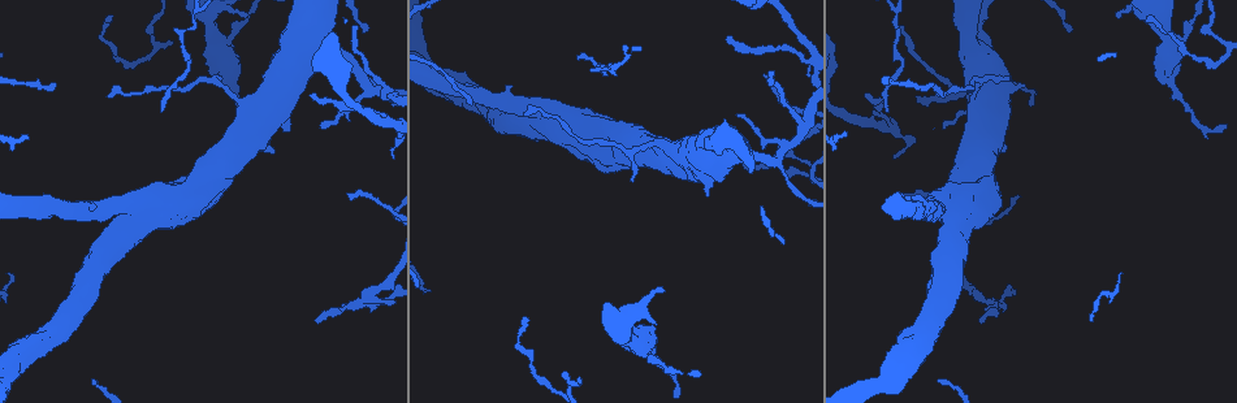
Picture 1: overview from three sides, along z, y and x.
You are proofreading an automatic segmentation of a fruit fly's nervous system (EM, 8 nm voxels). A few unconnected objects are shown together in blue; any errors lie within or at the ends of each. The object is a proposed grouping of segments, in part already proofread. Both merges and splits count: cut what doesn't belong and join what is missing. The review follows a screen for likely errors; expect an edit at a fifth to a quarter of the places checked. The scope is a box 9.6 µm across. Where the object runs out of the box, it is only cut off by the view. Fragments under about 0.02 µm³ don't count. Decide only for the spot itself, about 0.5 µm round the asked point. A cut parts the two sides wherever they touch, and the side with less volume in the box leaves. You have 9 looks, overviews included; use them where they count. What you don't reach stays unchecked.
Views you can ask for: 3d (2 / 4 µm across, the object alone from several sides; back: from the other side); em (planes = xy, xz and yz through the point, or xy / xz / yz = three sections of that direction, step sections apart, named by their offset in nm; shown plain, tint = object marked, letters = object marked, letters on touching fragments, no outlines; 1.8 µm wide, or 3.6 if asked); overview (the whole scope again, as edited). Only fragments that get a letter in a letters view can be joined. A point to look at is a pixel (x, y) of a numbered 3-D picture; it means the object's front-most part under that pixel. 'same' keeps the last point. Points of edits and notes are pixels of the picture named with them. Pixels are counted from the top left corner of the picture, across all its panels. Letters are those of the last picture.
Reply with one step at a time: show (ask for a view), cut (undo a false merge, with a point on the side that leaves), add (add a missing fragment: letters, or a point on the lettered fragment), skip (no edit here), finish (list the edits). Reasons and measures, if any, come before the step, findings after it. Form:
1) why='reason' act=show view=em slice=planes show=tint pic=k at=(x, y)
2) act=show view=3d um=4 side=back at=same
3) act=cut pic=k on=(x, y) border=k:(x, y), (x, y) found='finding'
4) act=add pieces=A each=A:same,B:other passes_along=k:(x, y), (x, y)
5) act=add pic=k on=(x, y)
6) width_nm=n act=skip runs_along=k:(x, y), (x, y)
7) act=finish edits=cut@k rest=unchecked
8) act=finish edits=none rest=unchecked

act=show view=3d um=4 pic=1 at=(558, 127)

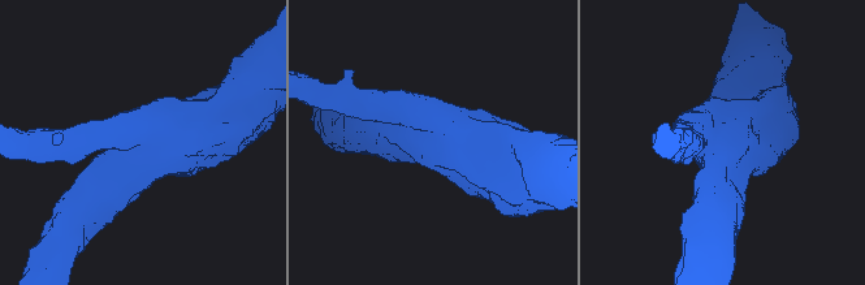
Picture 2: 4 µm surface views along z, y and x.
why='need the tissue' act=show view=em slice=yz step=8 show=tint pic=2 at=(141, 158)

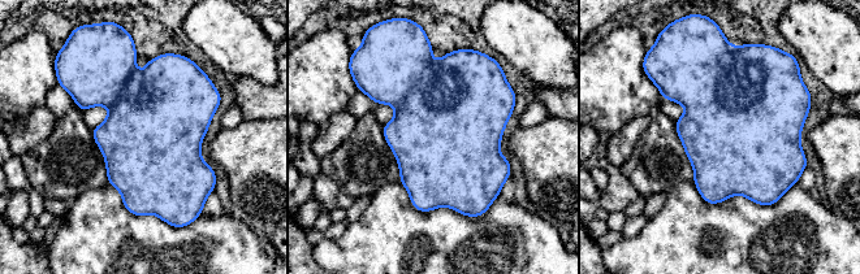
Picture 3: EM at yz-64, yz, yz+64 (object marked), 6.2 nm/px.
why='cut it another way' act=show view=em slice=planes show=letters at=same

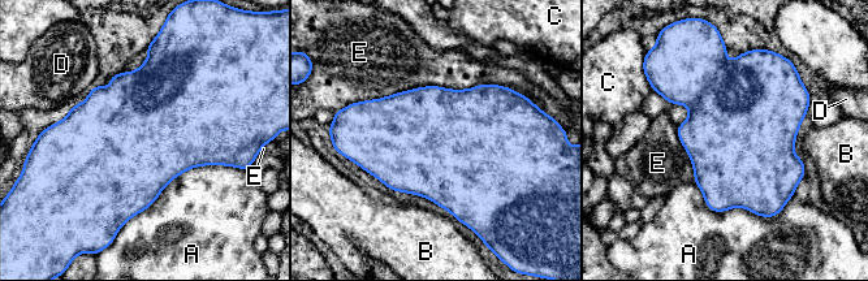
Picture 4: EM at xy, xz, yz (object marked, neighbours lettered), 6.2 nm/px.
width_nm=700 longest_contact=E:1000nm act=skip each=A:other,B:other,C:other,D:other,E:other found='continuous, no second cell'

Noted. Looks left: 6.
why='arms part here' act=show view=em slice=planes show=tint pic=1 at=(993, 302)

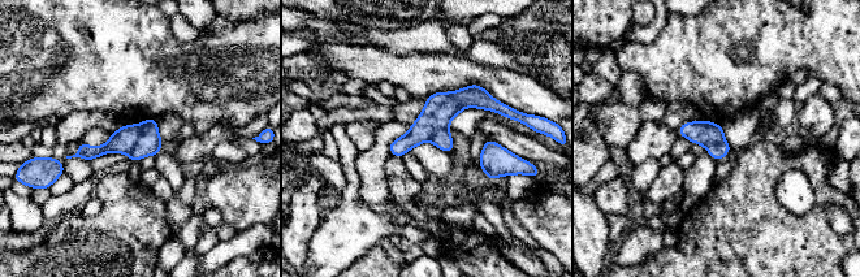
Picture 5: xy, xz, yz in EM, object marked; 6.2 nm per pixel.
why='what lies round it' act=show view=em slice=planes show=letters at=same

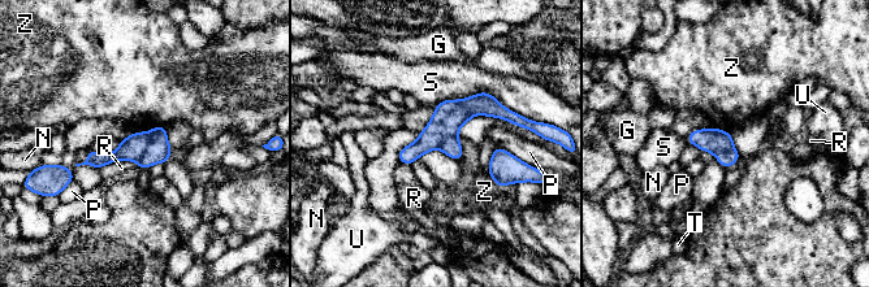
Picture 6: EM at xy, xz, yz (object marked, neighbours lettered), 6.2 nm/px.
longest_contact=S:550nm act=cut pic=6 on=(158, 151) each=G:other,N:other,P:other,R:other,S:other,T:other,U:other,Z:other border=6:(151, 131), (151, 139), (138, 161) found='two cells meet here'

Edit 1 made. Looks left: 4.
why='see it whole again' act=show view=overview

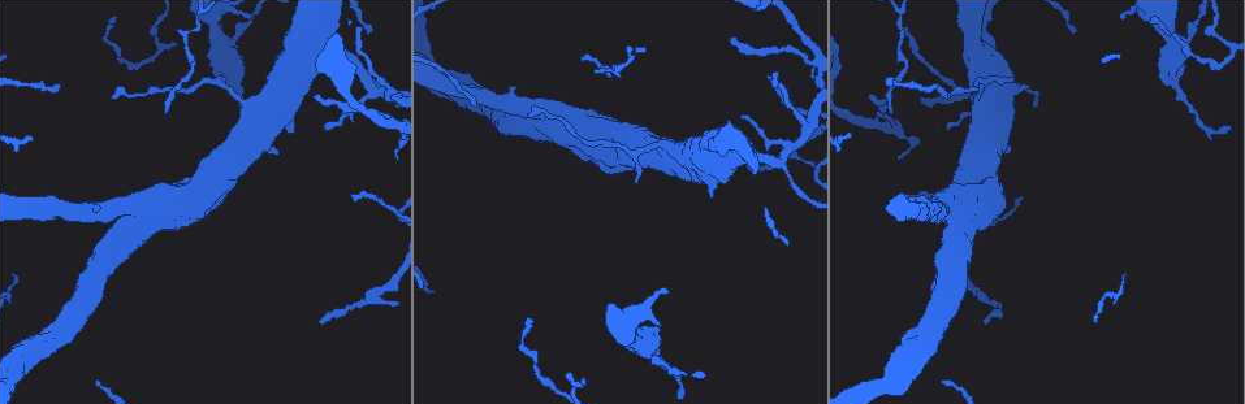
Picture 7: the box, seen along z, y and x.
act=show view=3d um=2 pic=7 at=(732, 41)

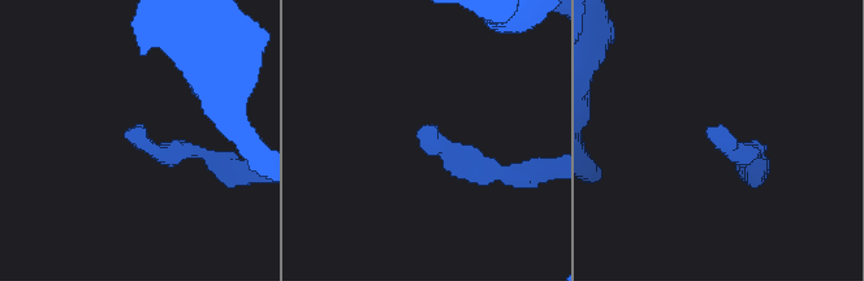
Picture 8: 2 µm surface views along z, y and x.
act=show view=em slice=planes show=letters pic=8 at=(713, 133)

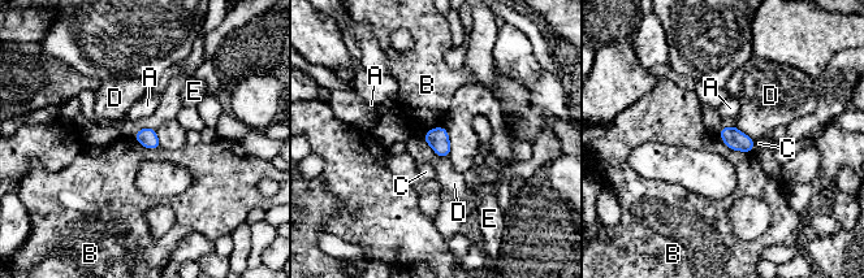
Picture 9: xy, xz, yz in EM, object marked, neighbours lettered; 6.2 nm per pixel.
width_nm=120 act=skip each=A:other,B:other,C:other,D:other,E:other found='no lettered fragment goes on from it'

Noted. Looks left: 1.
act=finish edits=cut@6 rest=unchecked

